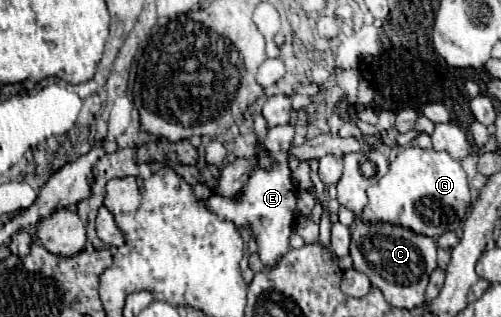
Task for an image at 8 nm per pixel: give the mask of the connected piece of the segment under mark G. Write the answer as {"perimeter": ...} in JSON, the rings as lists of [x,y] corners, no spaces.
{"perimeter":[[[414,145],[402,149],[390,163],[388,173],[368,189],[368,205],[360,219],[366,225],[384,221],[388,225],[404,225],[426,237],[440,237],[460,227],[468,207],[470,189],[460,161],[452,159],[446,151],[420,149]]]}

